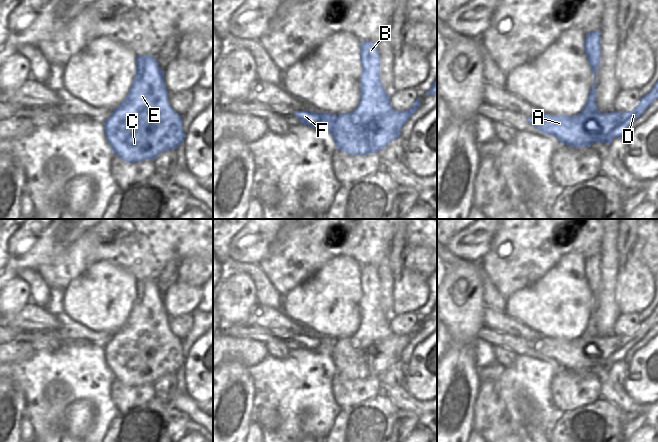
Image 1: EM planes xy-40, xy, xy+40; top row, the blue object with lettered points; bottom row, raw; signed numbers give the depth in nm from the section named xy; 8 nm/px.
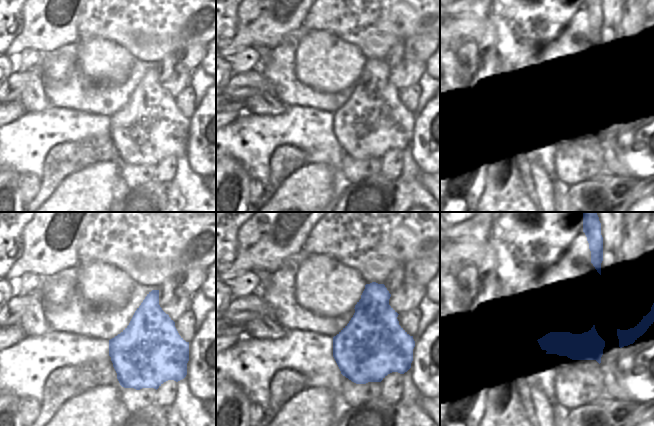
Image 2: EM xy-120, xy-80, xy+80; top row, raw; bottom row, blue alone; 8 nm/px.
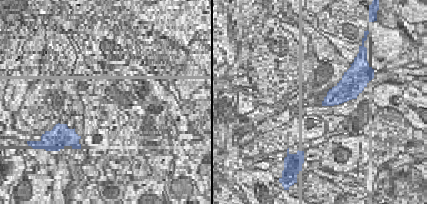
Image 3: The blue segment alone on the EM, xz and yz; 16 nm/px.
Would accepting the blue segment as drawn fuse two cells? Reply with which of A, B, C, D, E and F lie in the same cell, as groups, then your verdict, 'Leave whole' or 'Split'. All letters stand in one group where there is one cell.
Groups: A D F / B C E. Split

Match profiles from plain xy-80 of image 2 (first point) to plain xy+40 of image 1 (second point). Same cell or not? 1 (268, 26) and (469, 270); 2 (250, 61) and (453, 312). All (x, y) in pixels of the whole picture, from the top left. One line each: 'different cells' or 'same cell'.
1: different cells
2: same cell

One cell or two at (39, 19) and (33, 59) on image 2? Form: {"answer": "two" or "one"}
{"answer": "two"}

